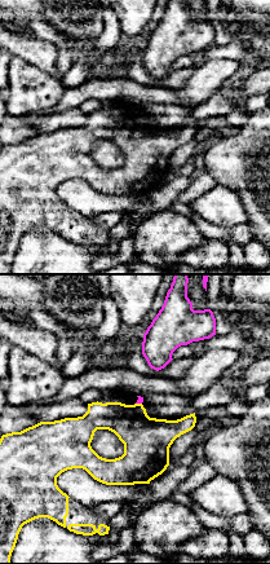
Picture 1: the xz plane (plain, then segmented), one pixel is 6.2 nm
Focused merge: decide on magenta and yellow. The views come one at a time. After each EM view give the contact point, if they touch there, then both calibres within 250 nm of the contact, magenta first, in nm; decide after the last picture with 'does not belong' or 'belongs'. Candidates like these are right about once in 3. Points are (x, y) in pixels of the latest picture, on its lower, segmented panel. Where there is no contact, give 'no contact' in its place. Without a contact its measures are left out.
meets magenta at (138, 402); 40 nm thick on the magenta side, 300 nm on the other

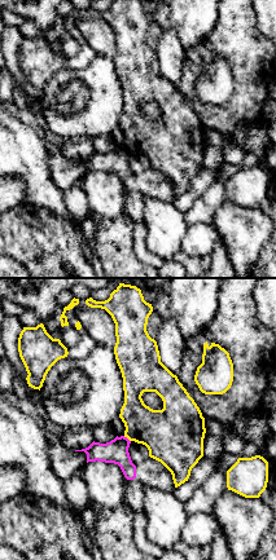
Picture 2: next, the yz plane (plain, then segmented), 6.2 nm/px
meets magenta at (127, 439); 150 nm thick on the magenta side, 300 nm on the other

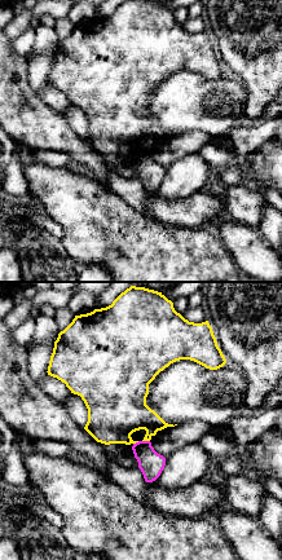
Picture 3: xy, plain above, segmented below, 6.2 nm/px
meets magenta at (146, 441); 150 nm thick on the magenta side, 320 nm on the other

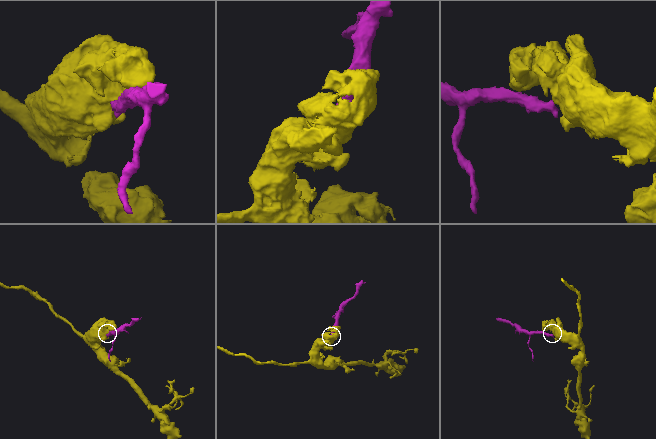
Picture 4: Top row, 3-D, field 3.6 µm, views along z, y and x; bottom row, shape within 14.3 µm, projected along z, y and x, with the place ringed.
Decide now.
does not belong

